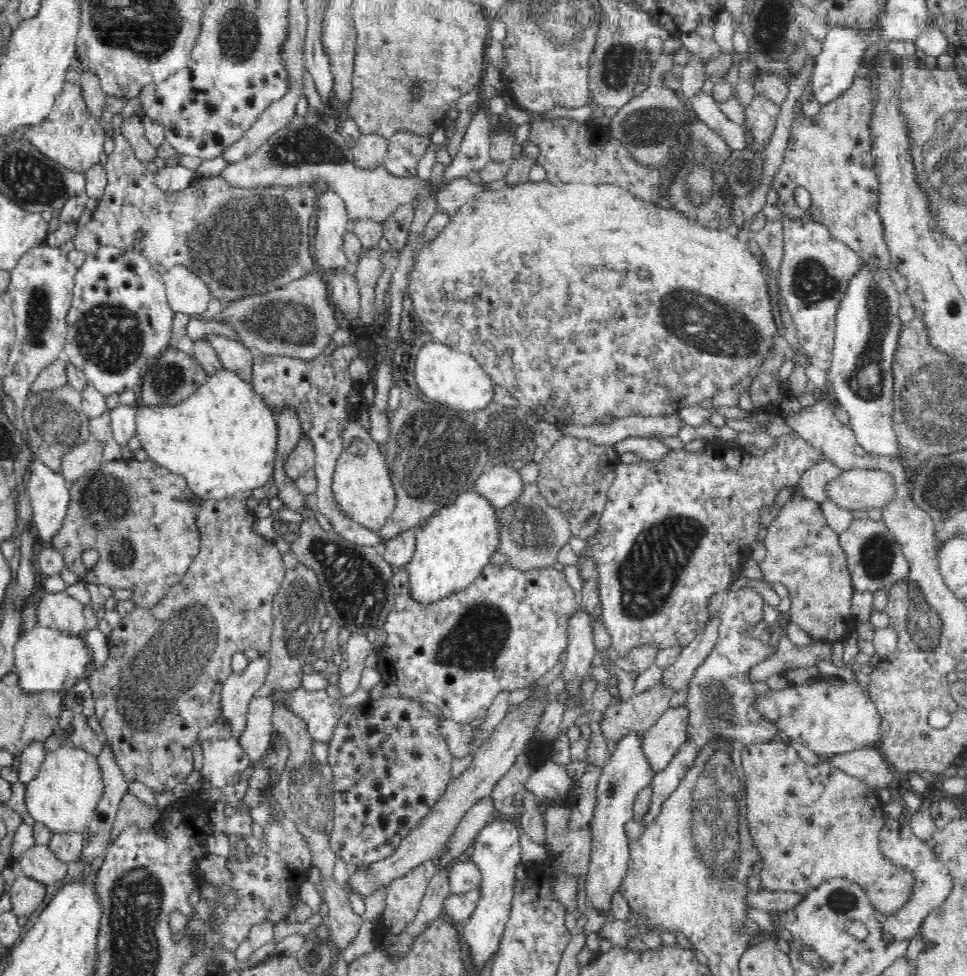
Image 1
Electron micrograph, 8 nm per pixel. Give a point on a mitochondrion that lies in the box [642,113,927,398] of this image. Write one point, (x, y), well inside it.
(709, 324)

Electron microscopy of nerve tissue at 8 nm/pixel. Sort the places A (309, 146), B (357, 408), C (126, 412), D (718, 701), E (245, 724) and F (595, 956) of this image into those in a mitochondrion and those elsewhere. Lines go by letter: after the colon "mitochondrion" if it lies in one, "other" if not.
A: mitochondrion
B: other
C: other
D: mitochondrion
E: other
F: other

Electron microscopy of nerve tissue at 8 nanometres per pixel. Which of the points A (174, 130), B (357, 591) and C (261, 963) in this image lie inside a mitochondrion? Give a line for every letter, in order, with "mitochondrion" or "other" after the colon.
A: other
B: mitochondrion
C: other

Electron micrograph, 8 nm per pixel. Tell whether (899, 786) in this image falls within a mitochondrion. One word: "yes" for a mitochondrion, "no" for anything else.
no

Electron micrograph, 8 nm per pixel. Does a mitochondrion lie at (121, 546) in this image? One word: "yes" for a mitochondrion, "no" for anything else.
yes

